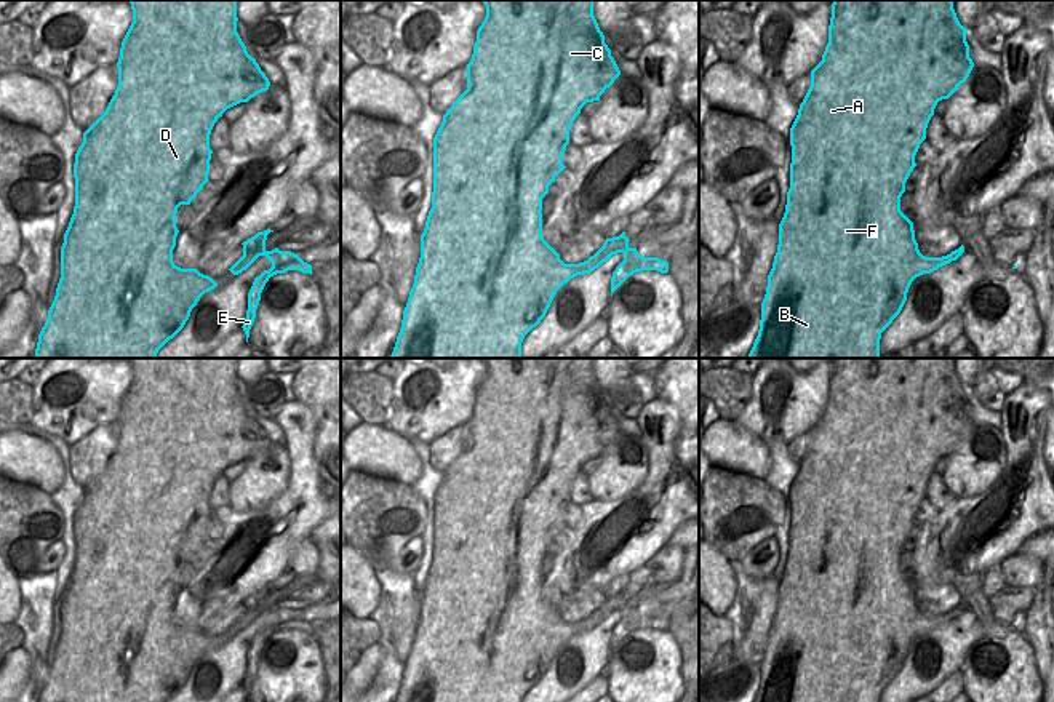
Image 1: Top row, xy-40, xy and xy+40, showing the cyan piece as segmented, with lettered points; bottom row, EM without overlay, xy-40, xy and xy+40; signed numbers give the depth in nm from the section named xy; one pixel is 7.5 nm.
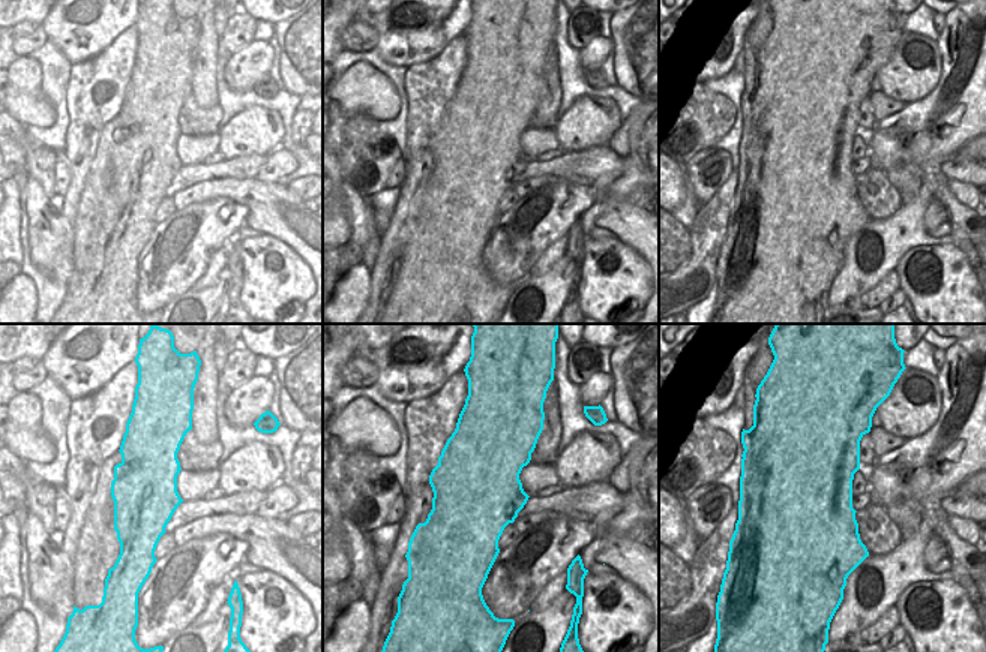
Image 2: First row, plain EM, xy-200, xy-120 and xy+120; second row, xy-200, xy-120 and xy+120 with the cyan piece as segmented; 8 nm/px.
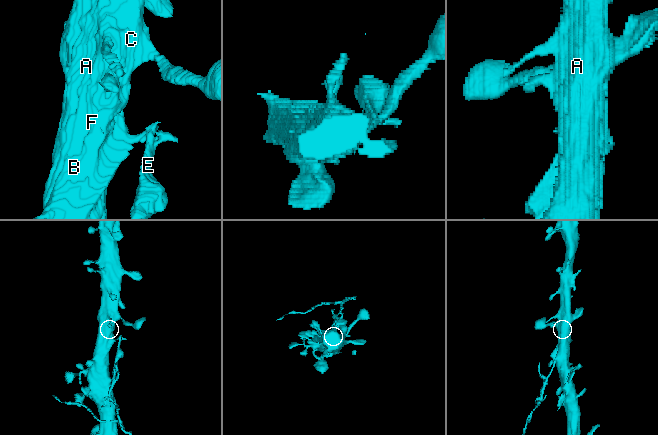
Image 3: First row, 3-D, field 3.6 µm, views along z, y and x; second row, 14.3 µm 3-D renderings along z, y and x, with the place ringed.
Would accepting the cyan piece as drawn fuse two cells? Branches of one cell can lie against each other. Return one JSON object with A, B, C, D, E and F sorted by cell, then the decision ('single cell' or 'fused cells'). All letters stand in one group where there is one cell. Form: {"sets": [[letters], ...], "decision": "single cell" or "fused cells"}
{"sets": [["A", "B", "C", "D", "F"], ["E"]], "decision": "fused cells"}

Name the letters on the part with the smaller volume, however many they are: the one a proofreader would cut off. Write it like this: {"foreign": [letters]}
{"foreign": ["E"]}

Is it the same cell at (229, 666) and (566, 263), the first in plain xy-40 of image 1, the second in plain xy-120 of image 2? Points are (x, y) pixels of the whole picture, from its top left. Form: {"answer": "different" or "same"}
{"answer": "same"}

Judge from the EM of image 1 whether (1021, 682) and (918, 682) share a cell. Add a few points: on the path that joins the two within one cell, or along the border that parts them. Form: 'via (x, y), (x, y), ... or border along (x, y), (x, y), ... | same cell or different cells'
border along (981, 638), (971, 645), (958, 670) | different cells

